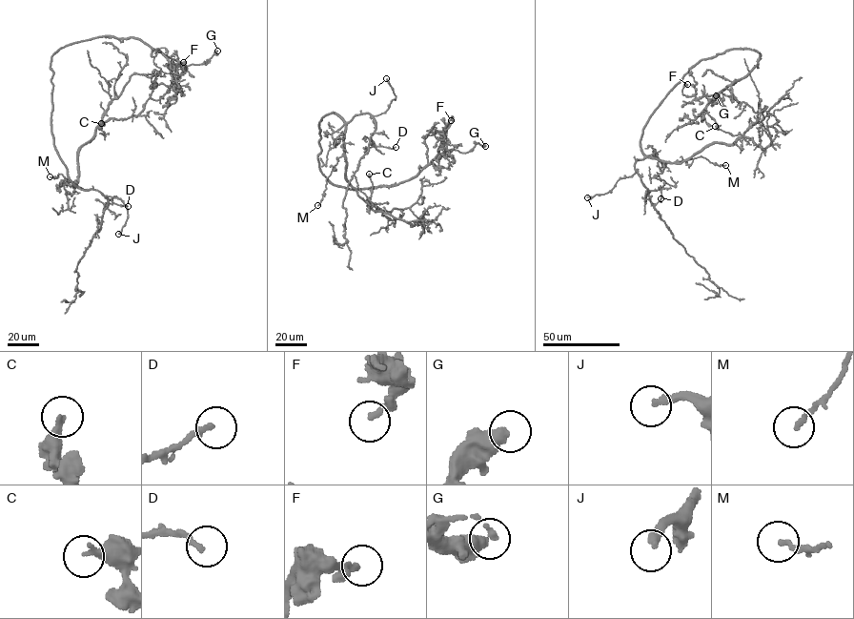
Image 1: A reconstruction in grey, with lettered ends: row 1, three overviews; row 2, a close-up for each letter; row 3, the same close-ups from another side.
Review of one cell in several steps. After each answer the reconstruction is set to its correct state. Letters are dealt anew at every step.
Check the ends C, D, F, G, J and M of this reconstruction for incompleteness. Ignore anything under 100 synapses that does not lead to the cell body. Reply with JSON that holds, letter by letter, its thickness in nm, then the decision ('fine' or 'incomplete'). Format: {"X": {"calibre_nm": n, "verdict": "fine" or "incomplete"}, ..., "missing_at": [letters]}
{"C": {"calibre_nm": 360, "verdict": "fine"}, "D": {"calibre_nm": 170, "verdict": "fine"}, "F": {"calibre_nm": 140, "verdict": "fine"}, "G": {"calibre_nm": 500, "verdict": "fine"}, "J": {"calibre_nm": 280, "verdict": "incomplete"}, "M": {"calibre_nm": 160, "verdict": "fine"}, "missing_at": ["J"]}

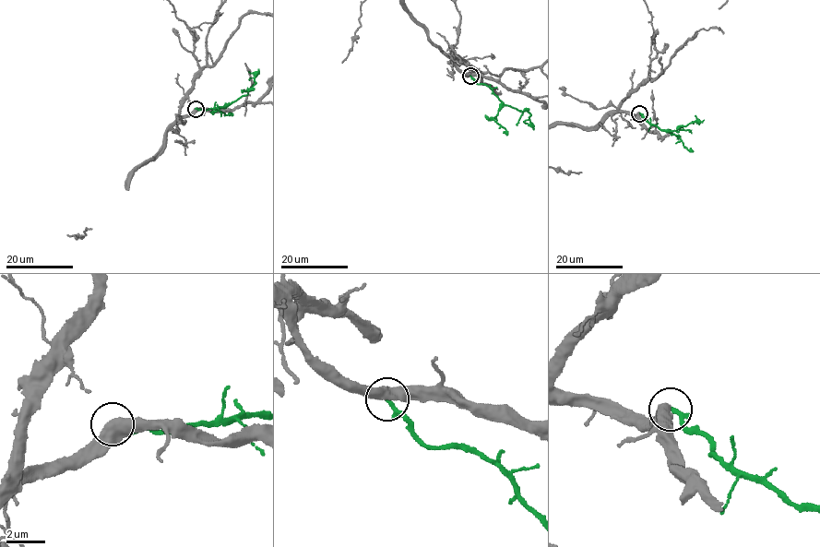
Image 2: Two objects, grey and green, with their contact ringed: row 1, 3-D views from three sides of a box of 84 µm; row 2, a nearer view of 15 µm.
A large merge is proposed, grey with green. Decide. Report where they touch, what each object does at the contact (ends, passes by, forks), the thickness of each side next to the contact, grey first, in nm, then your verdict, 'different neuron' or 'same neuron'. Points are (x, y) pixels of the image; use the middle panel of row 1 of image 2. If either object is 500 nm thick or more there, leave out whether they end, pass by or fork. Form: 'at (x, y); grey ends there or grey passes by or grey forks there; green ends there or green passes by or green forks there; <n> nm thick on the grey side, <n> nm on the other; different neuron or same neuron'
at (470, 76); 550 nm thick on the grey side, 240 nm on the other; same neuron

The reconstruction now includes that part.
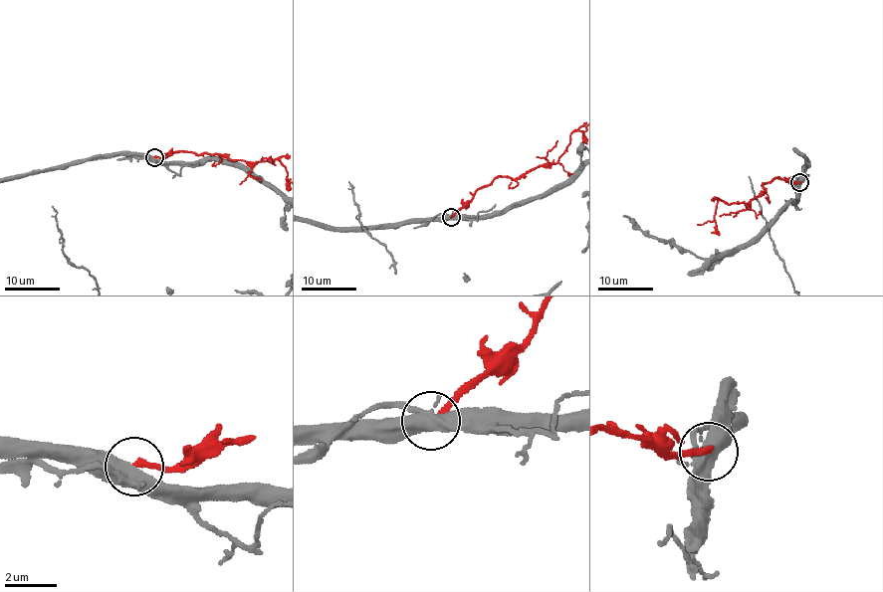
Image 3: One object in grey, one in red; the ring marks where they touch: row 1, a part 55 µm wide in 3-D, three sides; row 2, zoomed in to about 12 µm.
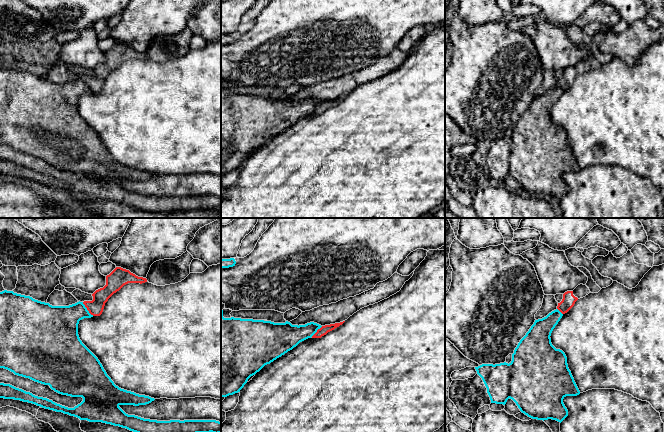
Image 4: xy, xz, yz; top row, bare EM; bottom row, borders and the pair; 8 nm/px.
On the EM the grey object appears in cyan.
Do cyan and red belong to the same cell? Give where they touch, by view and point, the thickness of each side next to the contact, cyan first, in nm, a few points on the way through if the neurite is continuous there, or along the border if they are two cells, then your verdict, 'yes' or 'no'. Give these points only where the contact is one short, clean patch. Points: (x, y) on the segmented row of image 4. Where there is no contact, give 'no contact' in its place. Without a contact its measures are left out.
contact xy (86, 309); calibres 300 and 130 nm; border xy (82, 302), (93, 315); no

